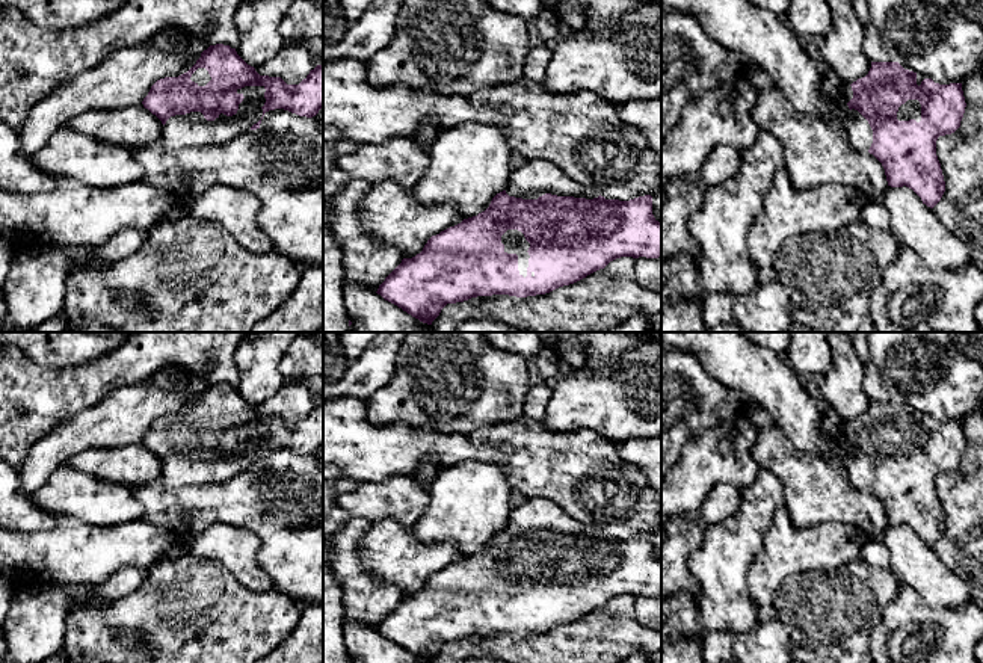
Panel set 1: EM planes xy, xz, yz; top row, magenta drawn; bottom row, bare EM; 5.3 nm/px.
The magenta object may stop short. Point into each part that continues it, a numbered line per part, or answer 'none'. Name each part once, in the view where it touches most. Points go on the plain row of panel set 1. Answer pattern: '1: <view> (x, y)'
1: xy (192, 467)
2: xz (514, 579)

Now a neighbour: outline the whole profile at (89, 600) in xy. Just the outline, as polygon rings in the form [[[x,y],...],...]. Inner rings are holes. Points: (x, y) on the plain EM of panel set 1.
[[[89,586],[88,592],[83,595],[72,595],[72,607],[69,612],[77,609],[104,609],[107,601],[103,601],[100,595]]]

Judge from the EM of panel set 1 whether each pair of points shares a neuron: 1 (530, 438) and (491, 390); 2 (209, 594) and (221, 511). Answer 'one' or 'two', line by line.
1: two
2: two

